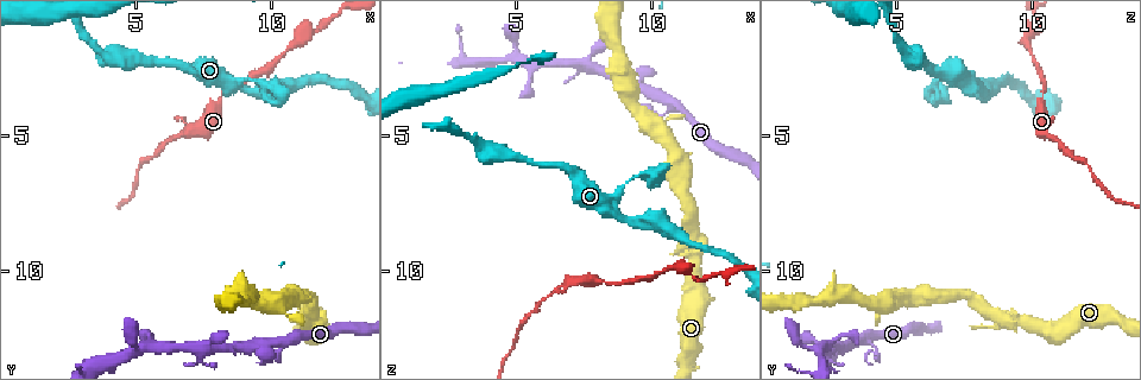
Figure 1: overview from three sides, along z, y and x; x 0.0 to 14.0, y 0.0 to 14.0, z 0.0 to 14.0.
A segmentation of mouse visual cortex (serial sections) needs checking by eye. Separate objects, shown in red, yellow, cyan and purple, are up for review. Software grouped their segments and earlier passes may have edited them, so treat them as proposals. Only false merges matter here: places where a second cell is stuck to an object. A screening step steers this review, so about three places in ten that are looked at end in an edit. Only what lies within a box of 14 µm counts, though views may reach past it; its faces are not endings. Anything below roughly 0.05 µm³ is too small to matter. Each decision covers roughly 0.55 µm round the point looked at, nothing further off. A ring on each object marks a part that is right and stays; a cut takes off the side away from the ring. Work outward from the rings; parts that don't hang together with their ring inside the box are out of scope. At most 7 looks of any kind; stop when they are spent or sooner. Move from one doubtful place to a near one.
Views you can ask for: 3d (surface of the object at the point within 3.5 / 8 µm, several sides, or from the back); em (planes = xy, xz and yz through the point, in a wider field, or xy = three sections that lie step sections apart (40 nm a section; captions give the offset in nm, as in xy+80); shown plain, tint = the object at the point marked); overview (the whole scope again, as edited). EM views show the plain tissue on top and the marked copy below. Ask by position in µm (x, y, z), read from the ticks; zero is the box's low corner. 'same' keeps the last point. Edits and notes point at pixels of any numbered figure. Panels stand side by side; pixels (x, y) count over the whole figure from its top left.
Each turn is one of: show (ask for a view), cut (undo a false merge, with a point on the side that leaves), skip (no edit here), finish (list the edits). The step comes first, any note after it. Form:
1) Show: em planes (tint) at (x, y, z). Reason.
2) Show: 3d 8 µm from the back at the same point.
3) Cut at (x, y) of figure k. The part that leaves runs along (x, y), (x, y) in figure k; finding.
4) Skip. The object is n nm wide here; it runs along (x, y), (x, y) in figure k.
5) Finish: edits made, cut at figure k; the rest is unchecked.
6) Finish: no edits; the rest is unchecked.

Show: 3d 3.5 µm at (11.6, 11.8, 8.8). Thick turns thin.

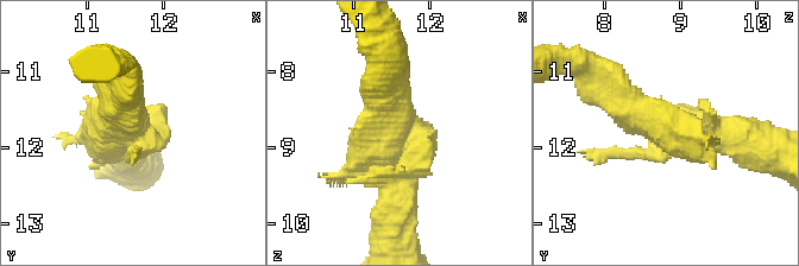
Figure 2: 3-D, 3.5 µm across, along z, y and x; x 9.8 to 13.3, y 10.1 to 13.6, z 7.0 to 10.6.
Show: em xy step 5 (tint) at (11.55, 11.85, 8.85).

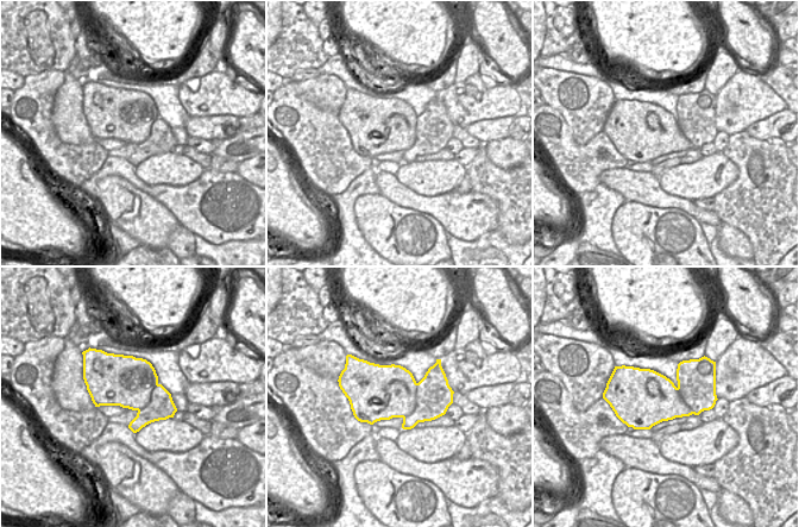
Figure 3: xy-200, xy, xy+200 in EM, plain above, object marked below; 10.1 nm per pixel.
Cut at (608, 154) of figure 2. A second cell is stuck on.

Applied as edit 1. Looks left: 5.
Show: 3d 8 µm at (9.7, 3.1, 6.4). Three arms meet.

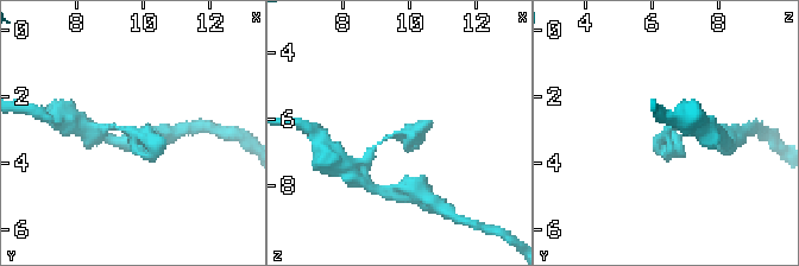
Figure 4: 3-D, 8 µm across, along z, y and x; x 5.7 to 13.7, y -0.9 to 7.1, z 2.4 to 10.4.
Show: 3d 3.5 µm at (9.8, 3.1, 6.4).

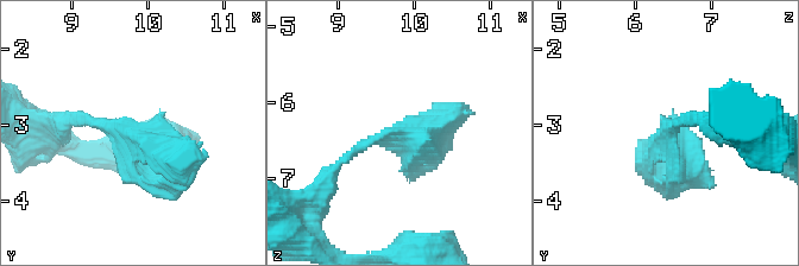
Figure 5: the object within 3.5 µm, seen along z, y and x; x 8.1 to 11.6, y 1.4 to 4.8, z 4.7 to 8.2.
Show: em xy step 3 (tint) at (9.75, 3.10, 6.35). Shape alone is not enough.

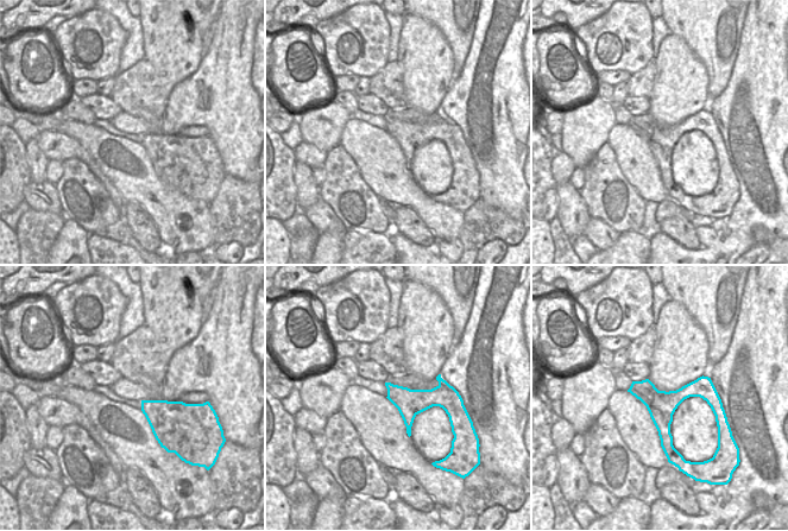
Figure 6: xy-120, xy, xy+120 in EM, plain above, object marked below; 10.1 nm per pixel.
Skip. It runs along (632, 389), (701, 391), (714, 405) in figure 6; all the same cell.

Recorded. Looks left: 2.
Finish: edits made, cut at figure 2; the rest is unchecked.

